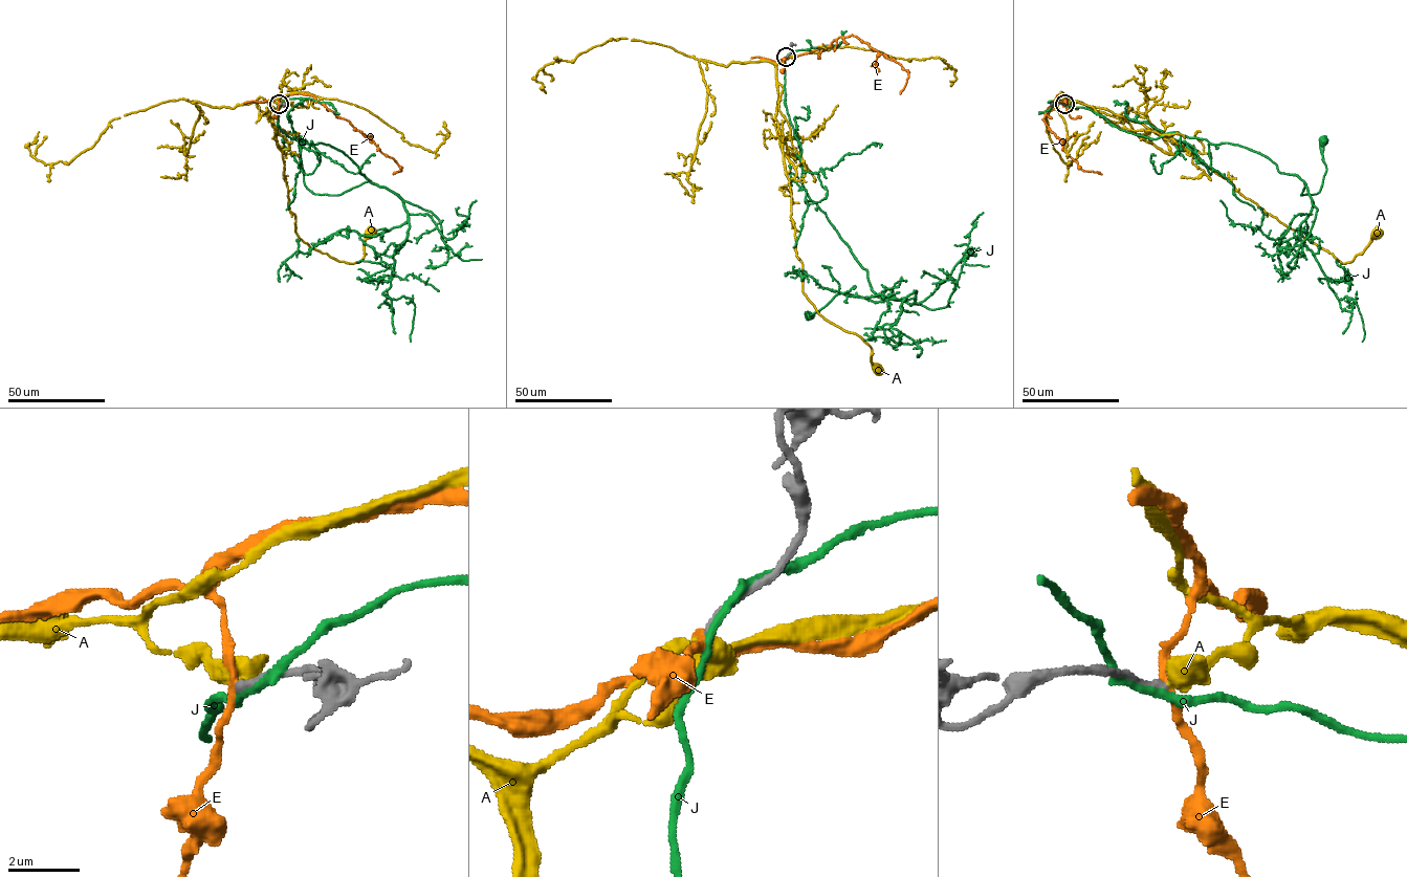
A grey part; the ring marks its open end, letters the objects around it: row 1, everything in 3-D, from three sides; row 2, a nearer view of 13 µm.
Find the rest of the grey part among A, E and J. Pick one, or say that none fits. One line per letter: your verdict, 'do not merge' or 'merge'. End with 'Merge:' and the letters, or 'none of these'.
A: merge
E: do not merge
J: do not merge
Merge: A

